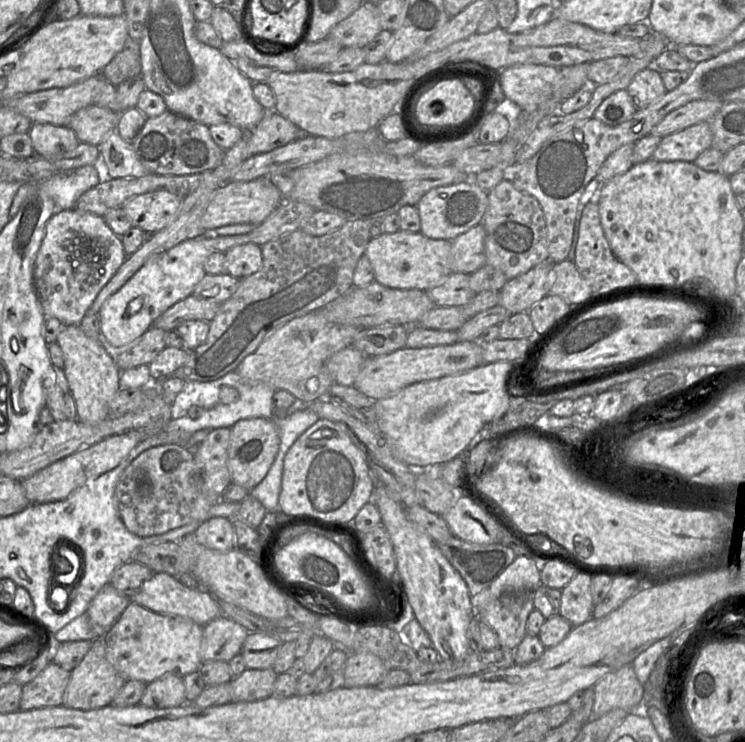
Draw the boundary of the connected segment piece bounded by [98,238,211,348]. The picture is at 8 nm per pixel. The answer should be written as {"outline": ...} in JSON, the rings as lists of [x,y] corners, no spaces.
{"outline":[[[194,238],[150,257],[102,305],[98,312],[101,337],[113,348],[121,348],[138,340],[161,314],[193,293],[195,286],[206,275],[204,262],[210,253],[200,238]]]}

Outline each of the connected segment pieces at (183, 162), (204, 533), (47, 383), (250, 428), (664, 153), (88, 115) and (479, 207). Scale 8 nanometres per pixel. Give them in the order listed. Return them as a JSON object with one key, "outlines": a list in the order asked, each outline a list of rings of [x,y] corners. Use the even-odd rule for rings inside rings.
{"outlines":[[[[168,109],[146,120],[132,147],[150,174],[161,176],[191,175],[213,170],[221,165],[226,151],[214,142],[208,126]]],[[[213,517],[201,523],[194,532],[199,544],[221,552],[235,548],[235,531],[231,519]]],[[[49,368],[43,375],[44,405],[55,421],[66,420],[64,395],[69,392],[68,382],[63,369]]],[[[242,419],[231,427],[227,449],[228,468],[231,482],[251,490],[258,485],[268,473],[280,446],[277,425],[271,419]]],[[[703,121],[663,137],[651,159],[694,162],[703,151],[711,147],[711,143],[710,121]]],[[[97,105],[75,112],[68,124],[80,142],[99,146],[104,138],[116,130],[120,113]]],[[[473,179],[439,186],[426,192],[416,204],[420,216],[420,232],[430,239],[454,240],[482,222],[488,206],[488,194]]]]}

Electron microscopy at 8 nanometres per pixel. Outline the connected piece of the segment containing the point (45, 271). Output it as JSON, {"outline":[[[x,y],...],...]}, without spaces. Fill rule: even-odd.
{"outline":[[[74,209],[57,210],[46,223],[45,235],[36,255],[33,271],[34,289],[46,317],[55,317],[63,325],[79,325],[100,290],[109,282],[126,258],[121,237],[111,230],[102,216]],[[85,239],[90,239],[92,246],[85,245]]]}

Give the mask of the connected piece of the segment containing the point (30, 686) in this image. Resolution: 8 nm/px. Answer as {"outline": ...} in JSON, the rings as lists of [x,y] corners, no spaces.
{"outline":[[[50,662],[36,678],[23,686],[20,710],[61,706],[69,679],[70,672]]]}

